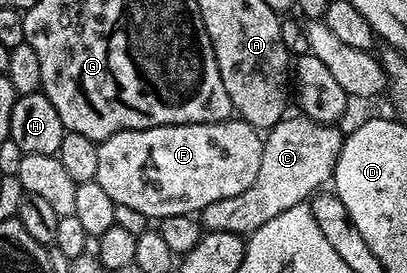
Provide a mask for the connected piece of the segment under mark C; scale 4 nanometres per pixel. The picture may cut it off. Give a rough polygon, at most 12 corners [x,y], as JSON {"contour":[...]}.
{"contour":[[284,115],[253,186],[205,206],[206,231],[247,238],[332,179],[345,136]]}

